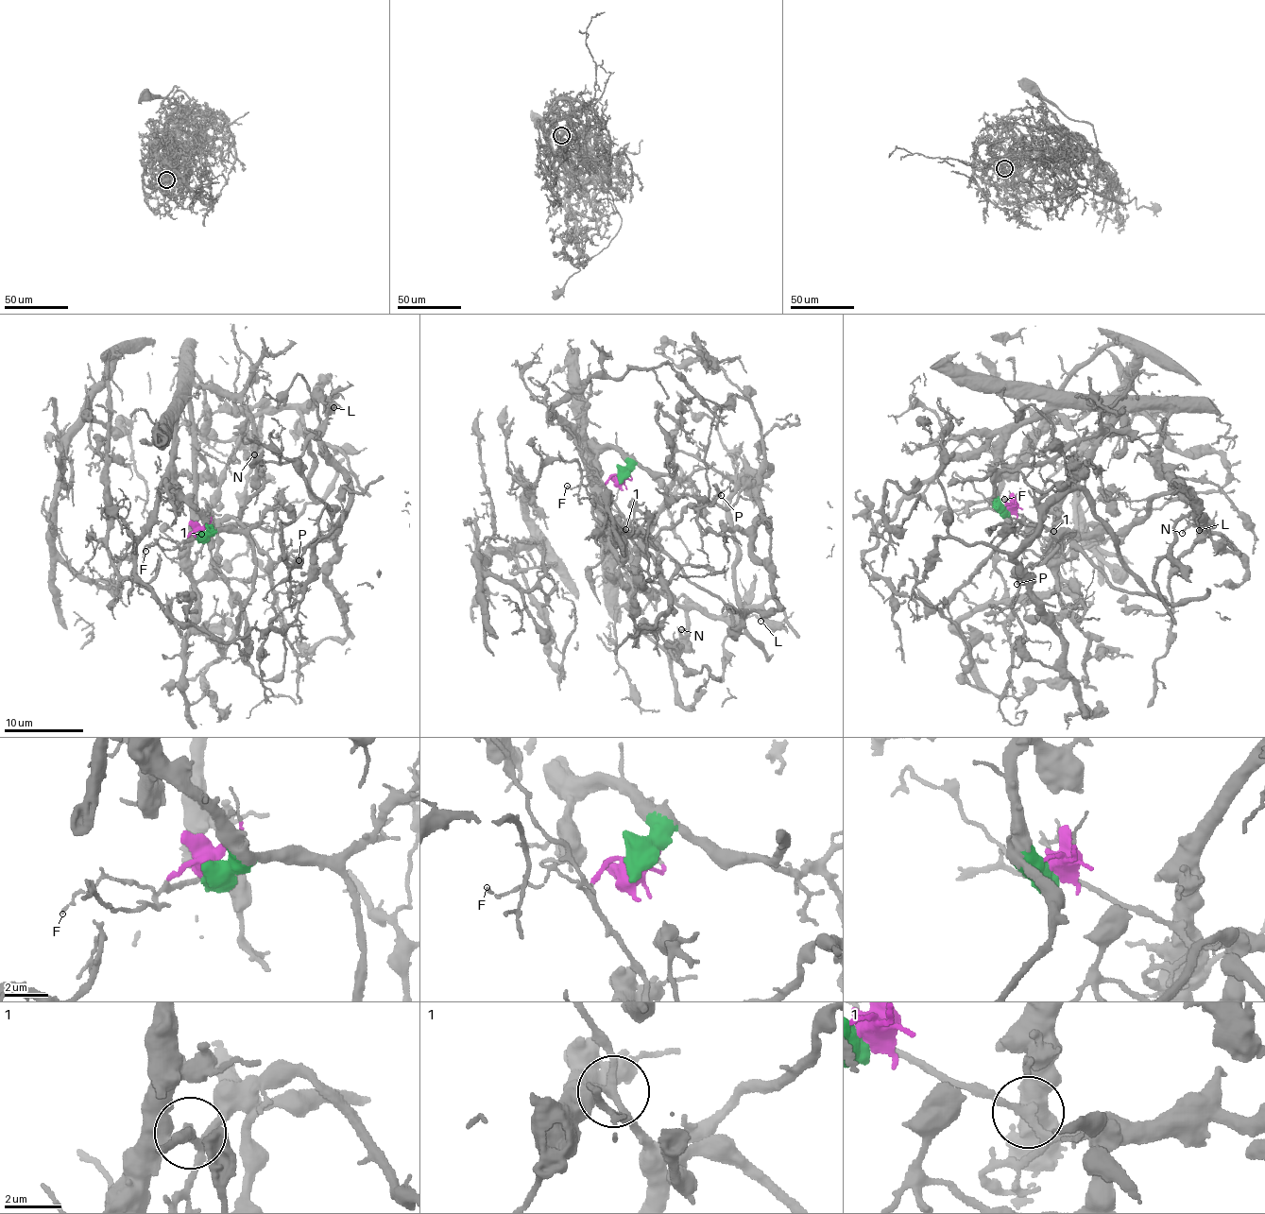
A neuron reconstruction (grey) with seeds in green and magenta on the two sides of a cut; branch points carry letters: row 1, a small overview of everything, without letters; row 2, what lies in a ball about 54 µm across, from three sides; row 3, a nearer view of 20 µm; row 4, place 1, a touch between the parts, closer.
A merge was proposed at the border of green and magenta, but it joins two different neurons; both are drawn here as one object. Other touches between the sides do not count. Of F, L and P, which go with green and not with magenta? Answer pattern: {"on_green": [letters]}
{"on_green": []}

